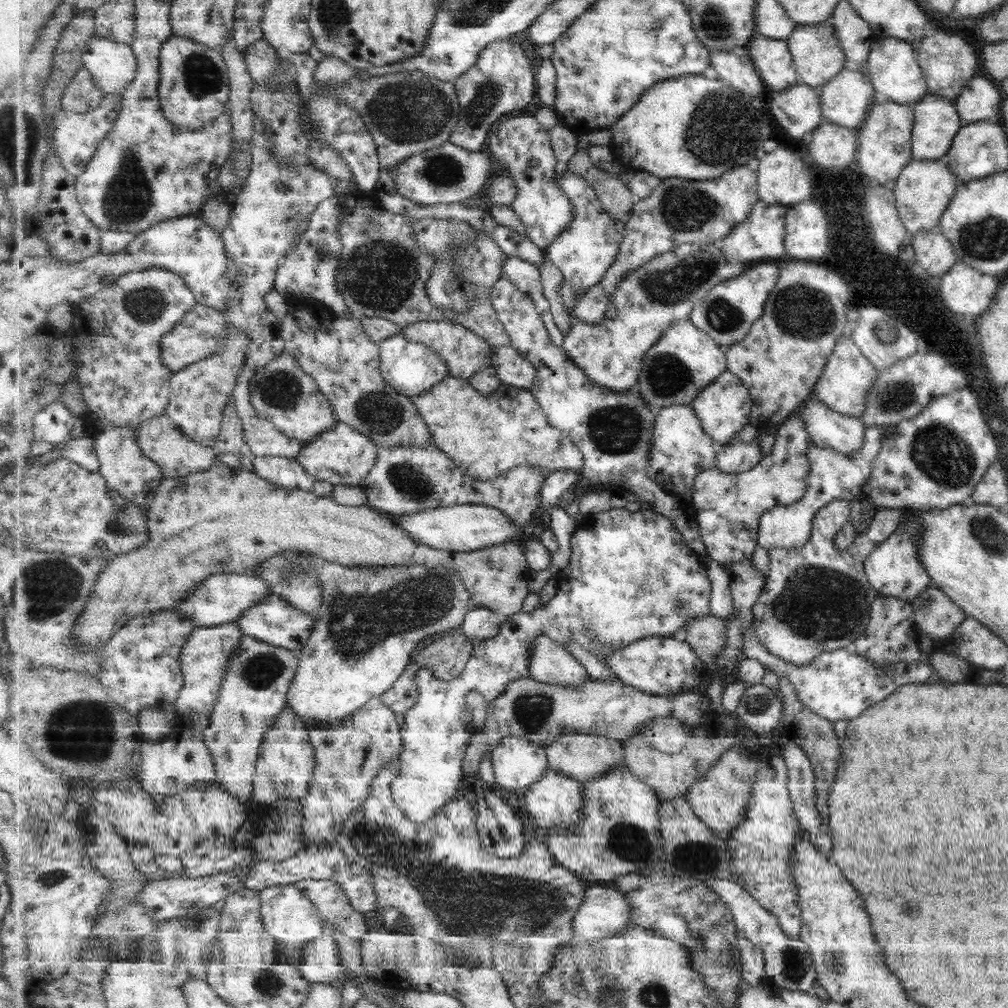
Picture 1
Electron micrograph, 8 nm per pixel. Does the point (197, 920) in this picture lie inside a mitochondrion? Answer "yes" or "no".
no

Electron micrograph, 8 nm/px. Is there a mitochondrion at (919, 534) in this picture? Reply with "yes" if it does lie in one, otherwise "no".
no

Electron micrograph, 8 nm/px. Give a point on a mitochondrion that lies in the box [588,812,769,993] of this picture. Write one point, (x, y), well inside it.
(631, 844)

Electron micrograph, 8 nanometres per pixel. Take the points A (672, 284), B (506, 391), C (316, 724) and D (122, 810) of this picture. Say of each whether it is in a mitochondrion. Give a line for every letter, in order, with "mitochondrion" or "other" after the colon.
A: mitochondrion
B: other
C: other
D: other

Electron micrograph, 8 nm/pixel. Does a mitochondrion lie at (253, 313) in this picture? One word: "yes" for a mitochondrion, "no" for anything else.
no

